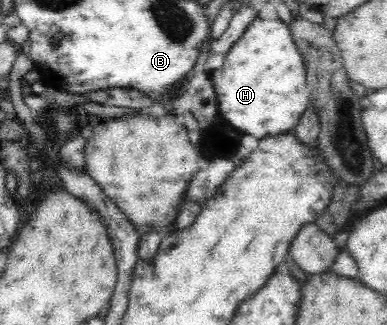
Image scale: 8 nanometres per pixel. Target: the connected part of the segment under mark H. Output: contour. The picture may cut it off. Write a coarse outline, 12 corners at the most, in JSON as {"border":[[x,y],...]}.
{"border":[[254,18],[211,71],[219,118],[258,140],[310,102],[280,19]]}

